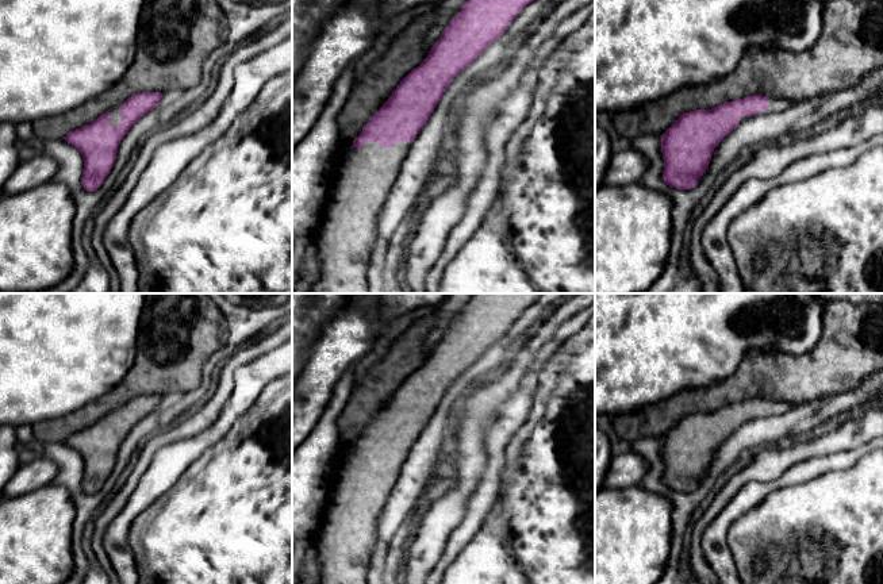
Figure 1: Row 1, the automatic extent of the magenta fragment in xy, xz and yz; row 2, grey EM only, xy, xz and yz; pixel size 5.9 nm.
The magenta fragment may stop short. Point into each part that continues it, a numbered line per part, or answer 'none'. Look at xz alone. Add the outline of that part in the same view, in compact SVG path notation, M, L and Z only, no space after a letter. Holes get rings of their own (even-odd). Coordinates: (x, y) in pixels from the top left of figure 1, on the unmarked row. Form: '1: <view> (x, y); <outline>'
1: xz (346, 529); M366 445L337 464L314 531L319 564L316 584L368 584L366 573L377 538L379 516L396 485L410 449L408 445L398 445L393 450Z

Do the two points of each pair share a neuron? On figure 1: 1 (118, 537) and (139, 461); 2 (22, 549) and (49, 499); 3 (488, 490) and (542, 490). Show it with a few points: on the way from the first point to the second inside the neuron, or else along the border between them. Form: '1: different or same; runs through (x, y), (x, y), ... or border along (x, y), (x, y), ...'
1: different; border along (148, 467), (130, 494)
2: same; runs through (30, 537), (49, 511)
3: different; border along (506, 458), (499, 496), (486, 518)

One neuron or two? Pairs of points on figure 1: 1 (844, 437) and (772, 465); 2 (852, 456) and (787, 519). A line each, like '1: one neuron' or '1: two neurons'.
1: one neuron
2: two neurons

